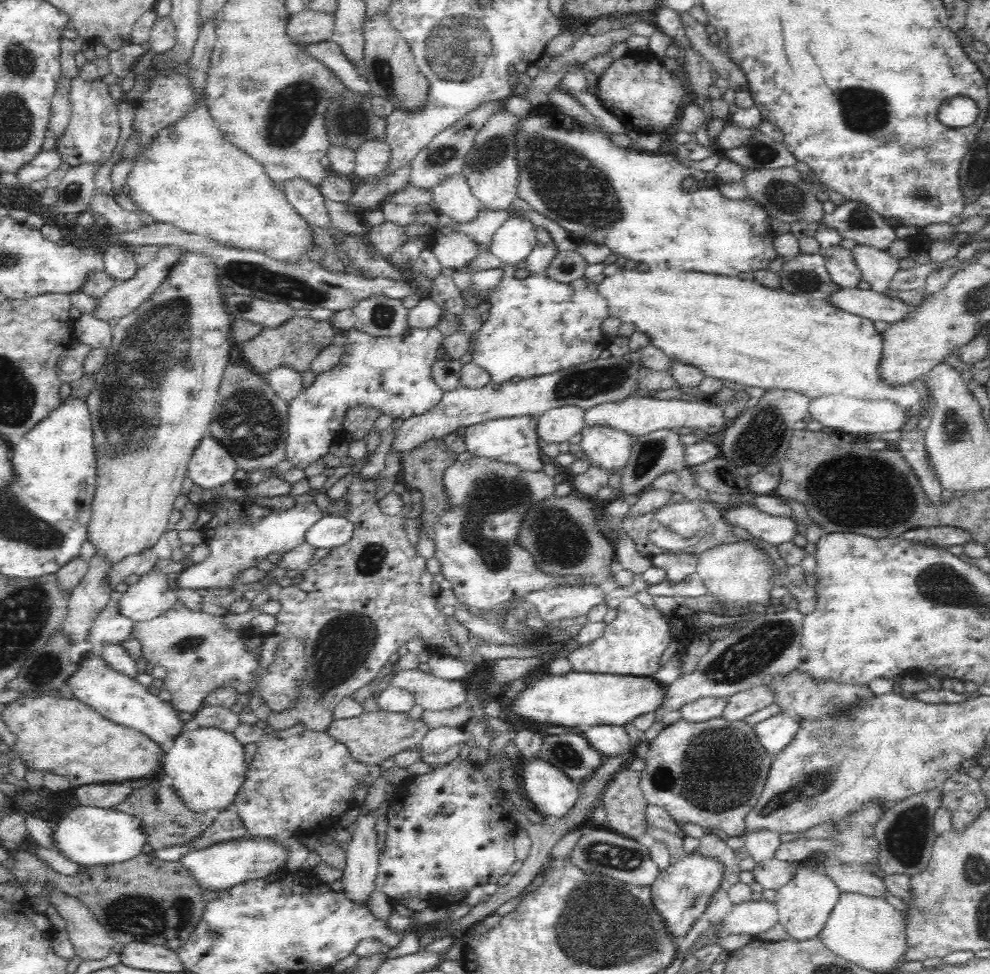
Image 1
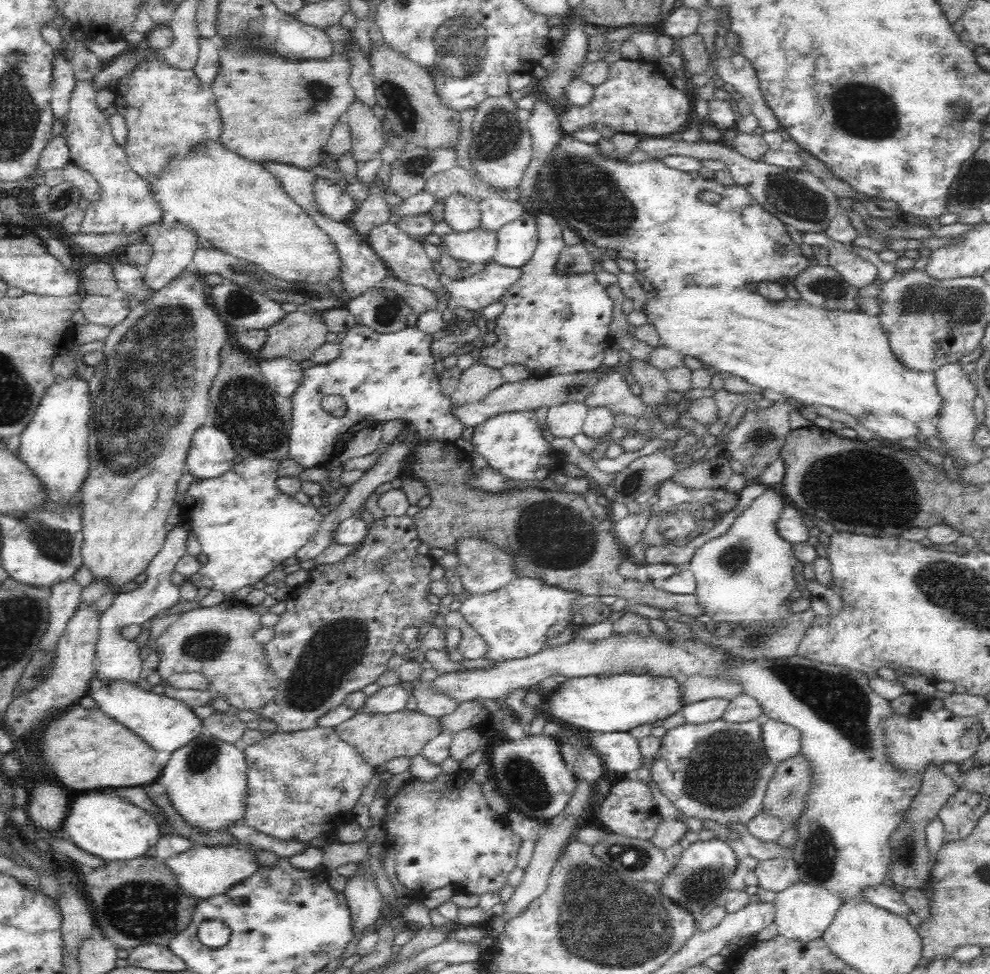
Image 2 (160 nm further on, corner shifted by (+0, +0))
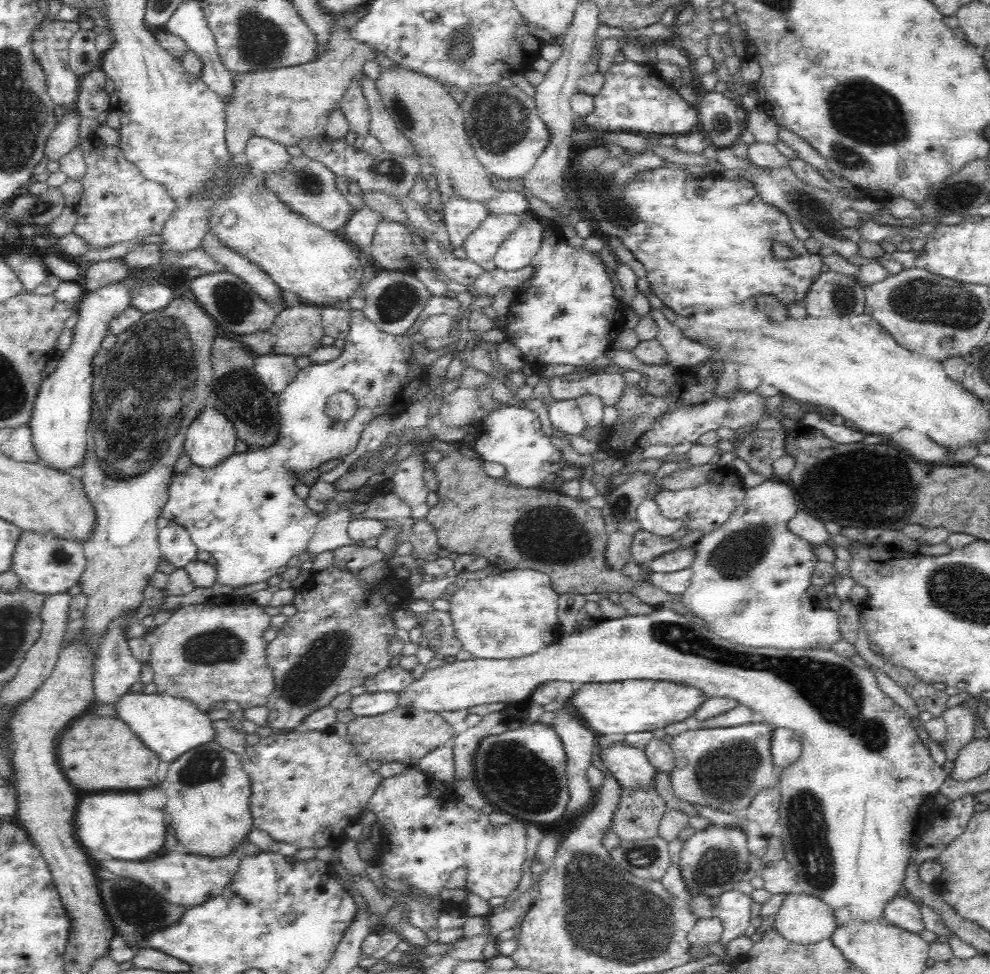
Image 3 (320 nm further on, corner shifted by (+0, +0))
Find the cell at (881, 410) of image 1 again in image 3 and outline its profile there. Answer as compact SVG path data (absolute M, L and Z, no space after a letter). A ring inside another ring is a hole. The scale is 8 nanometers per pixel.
M906 429L888 436L894 438L894 442L898 446L906 448L914 456L914 460L918 460L918 462L928 462L928 464L934 464L936 467L941 467L946 464L953 465L954 458L950 460L947 457L948 450L936 444L927 436L922 436L920 433L916 434L916 432Z

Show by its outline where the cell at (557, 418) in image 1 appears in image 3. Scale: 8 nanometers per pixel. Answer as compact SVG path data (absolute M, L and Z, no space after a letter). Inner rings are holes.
M565 399L552 403L549 419L555 432L559 435L580 435L587 425L583 413L574 399Z

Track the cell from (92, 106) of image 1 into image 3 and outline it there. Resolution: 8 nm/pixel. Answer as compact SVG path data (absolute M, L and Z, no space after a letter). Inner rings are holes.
M95 134L80 140L85 168L82 196L73 206L76 222L72 232L87 245L88 250L100 250L130 241L143 241L152 234L162 234L176 202L157 182L146 180L135 164L124 158L120 147L104 146Z

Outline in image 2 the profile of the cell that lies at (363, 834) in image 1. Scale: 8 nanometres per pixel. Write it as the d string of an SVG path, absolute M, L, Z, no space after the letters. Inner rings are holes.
M365 876L349 878L343 893L352 919L352 937L356 934L364 935L366 930L379 922L384 898L374 881Z

